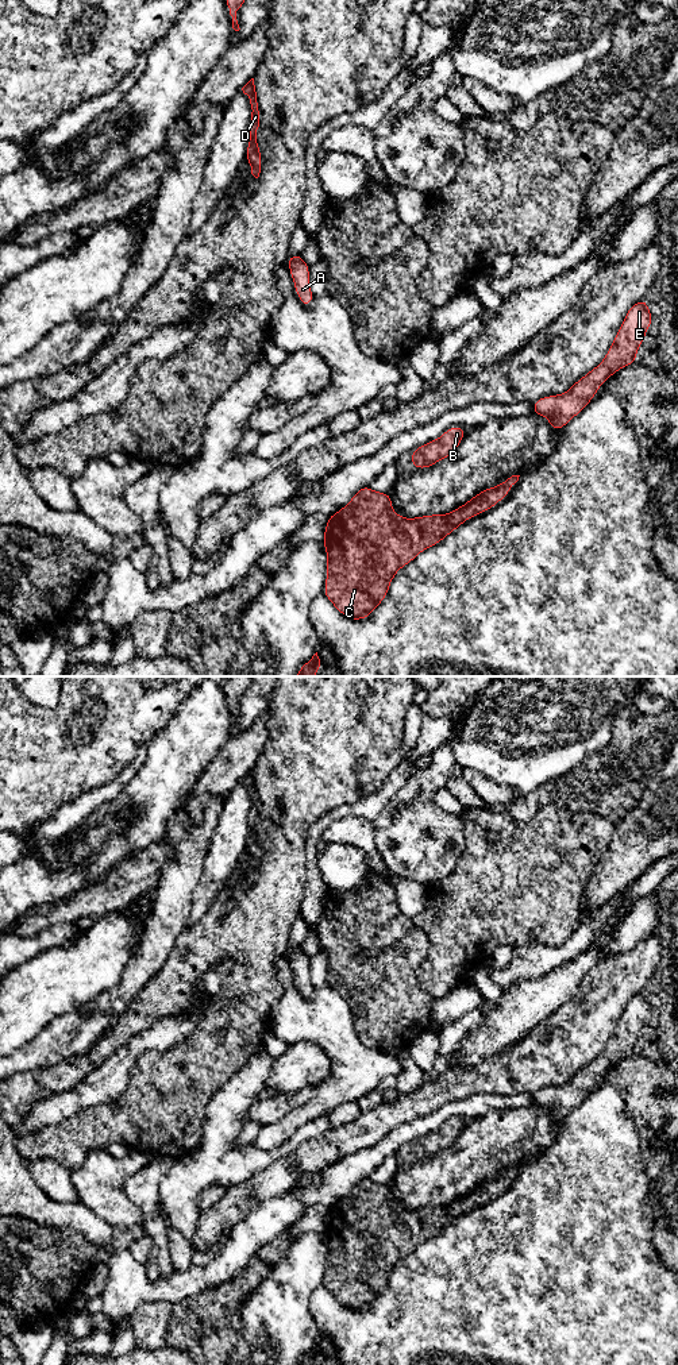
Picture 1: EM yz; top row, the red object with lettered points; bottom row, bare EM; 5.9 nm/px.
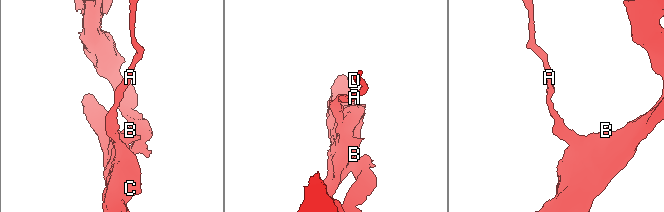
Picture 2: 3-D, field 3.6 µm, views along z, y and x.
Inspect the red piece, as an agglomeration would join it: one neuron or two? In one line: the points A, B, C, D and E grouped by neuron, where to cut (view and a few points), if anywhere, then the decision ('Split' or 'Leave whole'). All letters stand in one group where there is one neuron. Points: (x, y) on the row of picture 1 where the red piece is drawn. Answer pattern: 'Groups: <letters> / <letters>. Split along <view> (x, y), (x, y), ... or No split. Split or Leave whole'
Groups: A B C D / E. Split along yz (451, 512), (458, 517), (466, 519). Split

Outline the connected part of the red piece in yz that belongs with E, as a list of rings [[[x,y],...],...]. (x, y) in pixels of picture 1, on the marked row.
[[[643,297],[628,309],[606,356],[597,367],[578,379],[569,392],[535,401],[532,413],[547,417],[551,429],[560,431],[592,401],[598,387],[612,374],[635,363],[636,352],[646,338],[646,331],[654,323],[647,302]]]

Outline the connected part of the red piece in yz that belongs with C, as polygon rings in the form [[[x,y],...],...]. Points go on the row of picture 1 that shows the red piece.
[[[369,485],[361,487],[344,508],[327,520],[323,544],[328,563],[323,594],[347,618],[367,618],[386,597],[396,572],[466,520],[452,512],[404,518],[392,510],[389,491],[377,493]]]

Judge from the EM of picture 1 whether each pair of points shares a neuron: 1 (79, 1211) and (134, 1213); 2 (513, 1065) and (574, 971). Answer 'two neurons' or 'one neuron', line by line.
1: two neurons
2: two neurons

